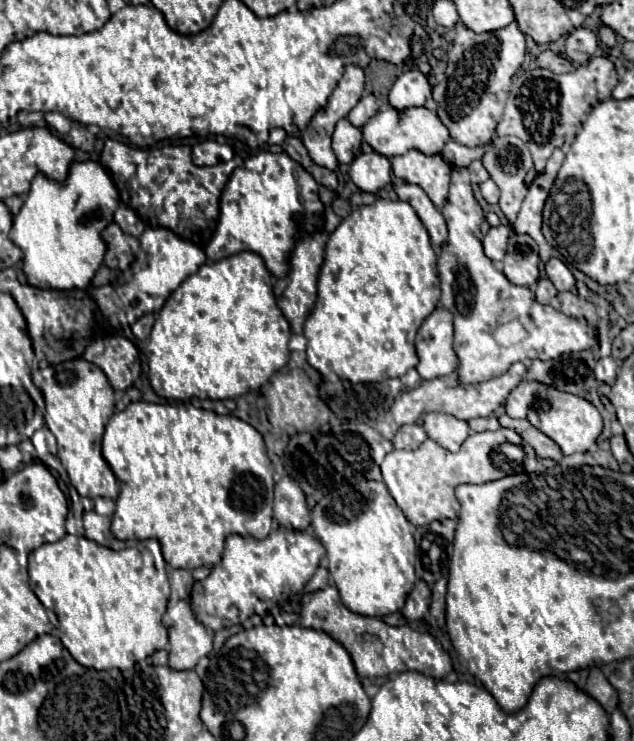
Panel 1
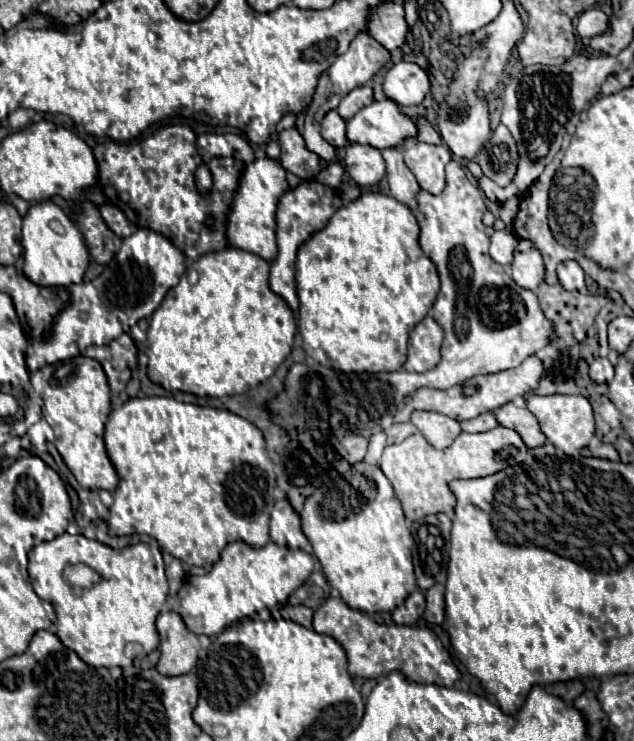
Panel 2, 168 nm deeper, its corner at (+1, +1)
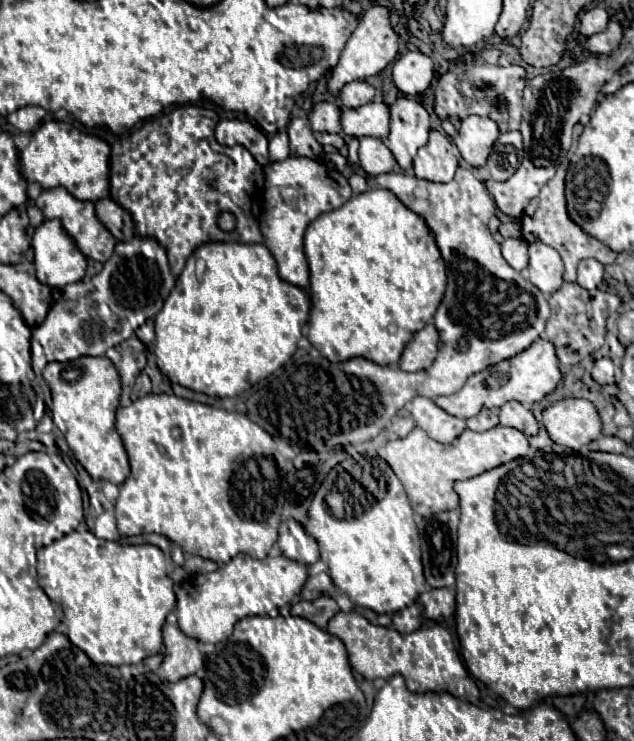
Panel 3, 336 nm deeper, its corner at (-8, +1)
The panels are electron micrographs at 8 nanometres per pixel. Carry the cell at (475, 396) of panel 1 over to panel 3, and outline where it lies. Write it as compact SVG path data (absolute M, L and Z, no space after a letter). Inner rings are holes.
M538 337L522 353L518 353L510 359L504 359L480 373L470 375L466 385L458 393L452 393L448 397L438 397L436 405L440 405L444 411L452 413L454 417L468 419L468 417L474 417L476 413L480 413L482 407L494 409L494 407L502 407L508 401L520 401L522 405L536 403L536 401L544 399L548 393L552 393L556 389L556 385L560 383L560 379L562 379L562 375L558 369L558 357L556 357L554 343L544 337Z

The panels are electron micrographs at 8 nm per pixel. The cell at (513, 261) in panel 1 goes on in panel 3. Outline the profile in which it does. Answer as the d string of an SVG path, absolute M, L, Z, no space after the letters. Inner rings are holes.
M536 241L528 245L530 265L528 265L528 281L536 285L542 293L554 293L562 285L564 263L556 249Z

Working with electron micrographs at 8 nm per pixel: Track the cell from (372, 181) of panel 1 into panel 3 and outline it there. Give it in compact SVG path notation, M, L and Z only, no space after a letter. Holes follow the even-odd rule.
M362 137L360 139L360 165L370 177L374 177L374 175L394 171L396 159L392 151L382 143L382 139Z

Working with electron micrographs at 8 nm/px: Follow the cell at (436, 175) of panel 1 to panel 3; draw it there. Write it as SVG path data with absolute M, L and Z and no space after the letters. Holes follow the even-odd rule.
M432 129L428 143L420 147L418 155L414 157L412 163L414 175L426 181L448 183L452 181L456 167L458 167L456 145L446 135Z

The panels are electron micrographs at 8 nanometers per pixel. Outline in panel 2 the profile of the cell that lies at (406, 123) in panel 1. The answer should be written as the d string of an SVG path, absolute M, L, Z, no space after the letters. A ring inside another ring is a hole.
M373 101L347 121L347 139L351 143L371 145L375 149L399 147L417 135L417 121L391 101Z

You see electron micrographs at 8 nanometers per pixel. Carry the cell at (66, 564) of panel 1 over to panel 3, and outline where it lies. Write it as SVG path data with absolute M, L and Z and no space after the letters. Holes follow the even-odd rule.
M72 531L37 552L38 585L64 611L68 639L98 665L140 663L162 649L162 625L174 609L176 596L171 574L174 564L168 553L156 545L120 545L102 541L90 531Z

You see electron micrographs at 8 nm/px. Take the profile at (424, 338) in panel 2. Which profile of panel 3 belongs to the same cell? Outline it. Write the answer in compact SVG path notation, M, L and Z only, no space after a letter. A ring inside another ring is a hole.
M432 323L416 331L412 341L404 347L398 367L402 371L422 371L436 359L438 353L438 331Z

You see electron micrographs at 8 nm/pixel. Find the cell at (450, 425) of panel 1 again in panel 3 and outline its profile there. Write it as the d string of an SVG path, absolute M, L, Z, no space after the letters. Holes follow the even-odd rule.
M416 397L410 401L408 411L416 425L424 429L434 441L440 443L452 443L464 429L464 419L458 419L454 415L448 415L444 409L436 407L432 399Z

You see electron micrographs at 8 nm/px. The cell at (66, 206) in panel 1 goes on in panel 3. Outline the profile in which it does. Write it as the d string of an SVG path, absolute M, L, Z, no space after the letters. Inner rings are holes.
M50 219L44 221L34 237L32 237L32 247L34 247L34 265L36 265L36 277L40 283L50 285L54 289L62 289L70 283L76 283L84 277L86 273L86 257L78 251L78 247L74 245L72 237L68 237L60 225L58 219Z

